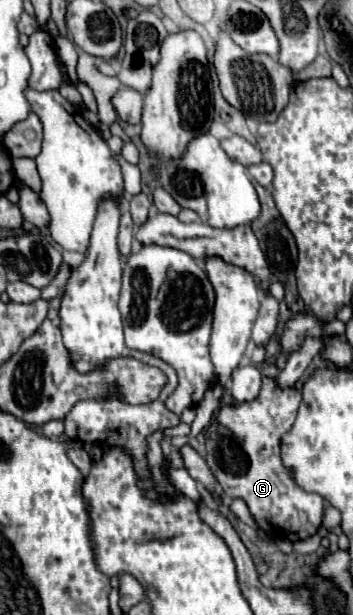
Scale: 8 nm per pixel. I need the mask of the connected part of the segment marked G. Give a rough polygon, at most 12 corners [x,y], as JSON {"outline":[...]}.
{"outline":[[264,377],[222,407],[206,463],[274,541],[312,537],[322,497],[280,459],[302,395]]}

